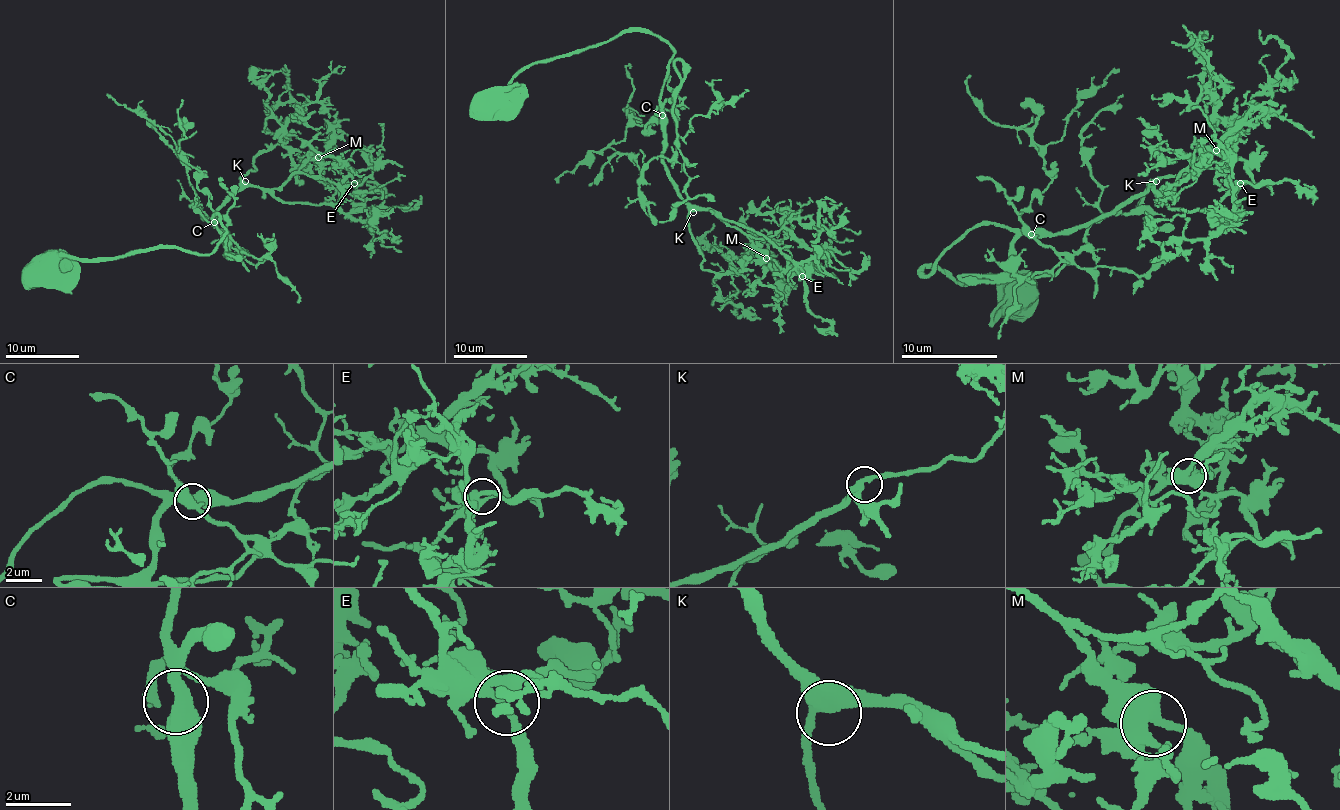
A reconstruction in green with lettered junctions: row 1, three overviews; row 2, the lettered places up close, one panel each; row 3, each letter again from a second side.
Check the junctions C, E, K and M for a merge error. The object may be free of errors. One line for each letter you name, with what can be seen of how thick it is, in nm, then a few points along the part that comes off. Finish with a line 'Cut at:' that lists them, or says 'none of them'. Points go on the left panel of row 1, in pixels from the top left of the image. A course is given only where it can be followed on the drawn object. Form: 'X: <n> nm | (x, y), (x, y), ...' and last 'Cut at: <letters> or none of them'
Cut at: none of them

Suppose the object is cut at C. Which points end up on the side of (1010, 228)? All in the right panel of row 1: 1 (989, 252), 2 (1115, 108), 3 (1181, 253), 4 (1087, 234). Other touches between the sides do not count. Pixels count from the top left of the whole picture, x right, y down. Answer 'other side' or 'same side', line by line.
1: other side
2: other side
3: same side
4: other side

